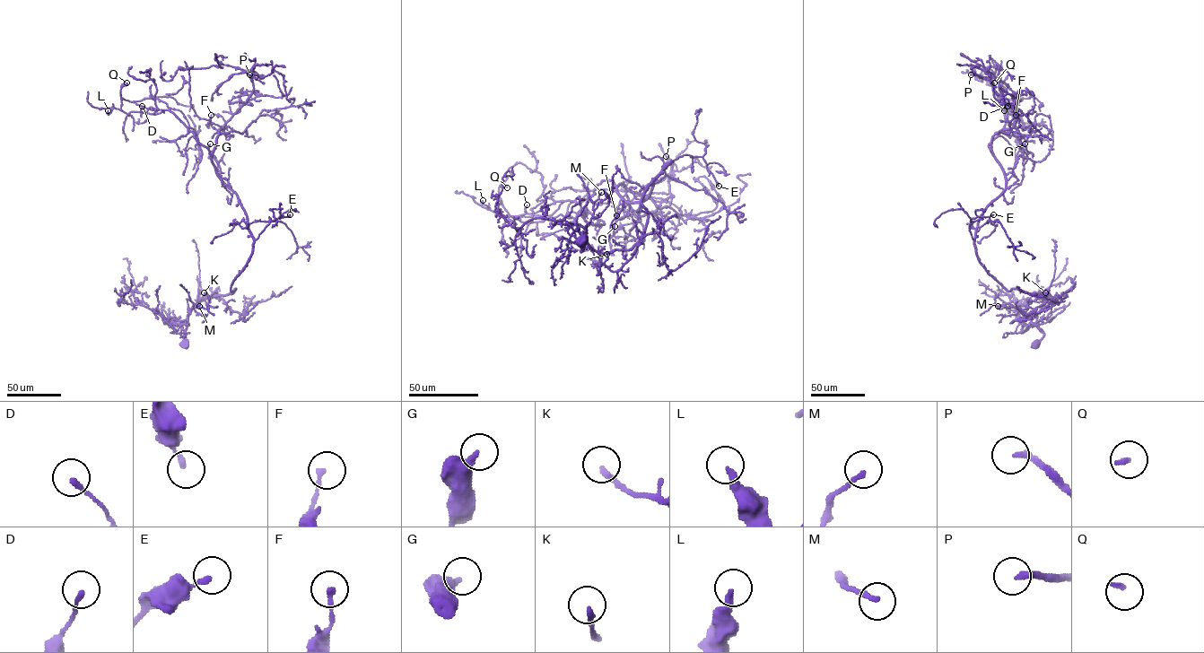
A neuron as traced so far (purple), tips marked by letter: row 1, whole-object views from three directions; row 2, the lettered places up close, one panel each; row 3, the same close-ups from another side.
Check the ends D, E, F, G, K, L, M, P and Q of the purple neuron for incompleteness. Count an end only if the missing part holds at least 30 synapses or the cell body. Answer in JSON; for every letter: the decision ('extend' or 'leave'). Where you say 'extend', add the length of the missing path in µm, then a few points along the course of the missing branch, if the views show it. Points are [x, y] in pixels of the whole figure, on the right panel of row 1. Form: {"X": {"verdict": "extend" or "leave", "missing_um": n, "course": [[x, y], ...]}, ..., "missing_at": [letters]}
{"D": {"verdict": "leave"}, "E": {"verdict": "leave"}, "F": {"verdict": "leave"}, "G": {"verdict": "leave"}, "K": {"verdict": "leave"}, "L": {"verdict": "leave"}, "M": {"verdict": "leave"}, "P": {"verdict": "extend", "missing_um": 45, "course": [[971, 74], [958, 64], [942, 58]]}, "Q": {"verdict": "leave"}, "missing_at": ["P"]}

